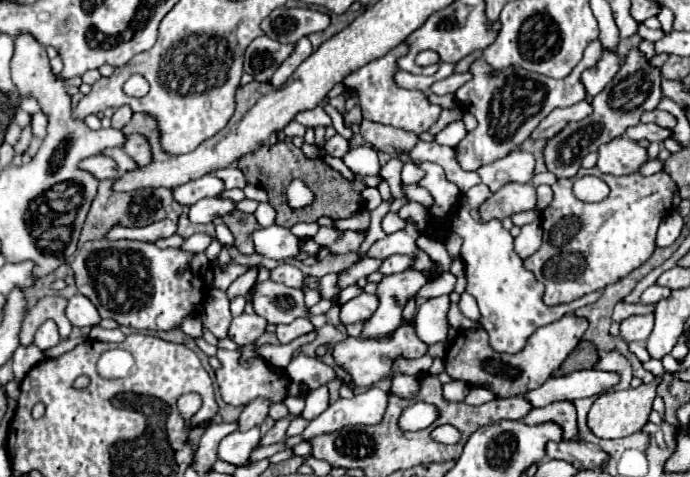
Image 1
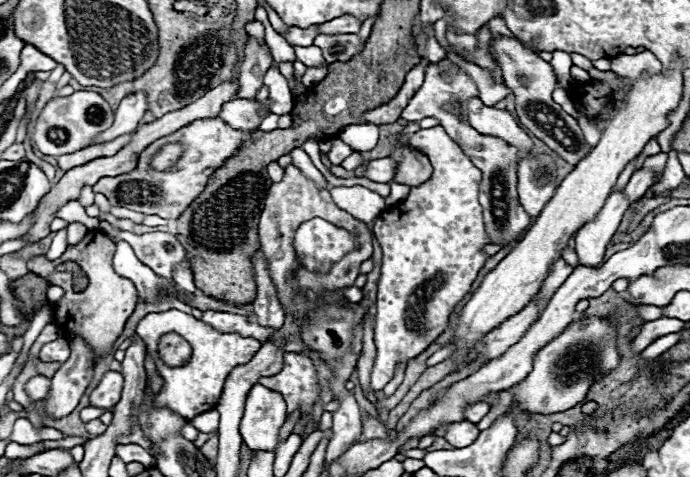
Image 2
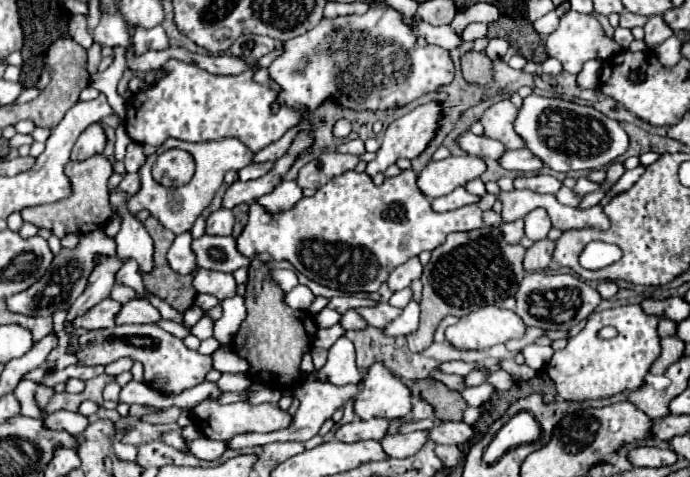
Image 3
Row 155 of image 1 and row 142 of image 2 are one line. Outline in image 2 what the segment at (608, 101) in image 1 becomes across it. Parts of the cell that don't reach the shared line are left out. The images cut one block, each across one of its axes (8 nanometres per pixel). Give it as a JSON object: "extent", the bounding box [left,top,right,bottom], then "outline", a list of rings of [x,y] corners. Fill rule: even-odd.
{"extent":[494,38,592,164],"outline":[[[496,38],[494,50],[498,52],[498,66],[502,68],[504,82],[516,96],[516,116],[518,116],[520,124],[530,134],[540,138],[548,148],[558,152],[566,162],[578,164],[580,160],[584,160],[592,148],[586,144],[576,118],[566,114],[560,108],[560,104],[556,104],[552,100],[552,92],[556,88],[556,76],[552,72],[550,64],[544,62],[538,54],[528,52],[528,48],[524,48],[518,40],[506,40],[506,38],[498,40]],[[524,80],[526,80],[526,84],[524,84]]]}

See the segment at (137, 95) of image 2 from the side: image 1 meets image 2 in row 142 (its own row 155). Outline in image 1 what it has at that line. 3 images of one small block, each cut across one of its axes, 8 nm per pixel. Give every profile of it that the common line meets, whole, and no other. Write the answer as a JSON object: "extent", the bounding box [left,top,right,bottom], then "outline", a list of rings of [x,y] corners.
{"extent":[78,154,120,180],"outline":[[[98,154],[98,156],[90,156],[90,158],[82,160],[82,164],[78,164],[78,168],[90,172],[96,180],[106,180],[106,178],[114,180],[114,178],[120,174],[116,162],[114,162],[112,158],[102,156],[102,154]]]}

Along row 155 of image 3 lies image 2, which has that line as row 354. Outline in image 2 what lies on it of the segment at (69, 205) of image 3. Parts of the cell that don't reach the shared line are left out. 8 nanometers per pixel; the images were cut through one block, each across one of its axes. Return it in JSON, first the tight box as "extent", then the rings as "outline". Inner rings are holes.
{"extent":[28,230,138,358],"outline":[[[92,230],[78,244],[70,244],[58,260],[48,260],[46,254],[40,254],[40,256],[34,256],[28,260],[30,272],[34,272],[38,276],[46,276],[54,286],[60,286],[64,290],[64,296],[56,304],[56,312],[54,312],[56,324],[62,330],[62,334],[66,332],[66,336],[70,336],[70,334],[82,336],[94,348],[96,358],[100,358],[110,348],[110,344],[122,334],[126,320],[130,318],[130,314],[134,312],[134,306],[138,304],[138,290],[136,290],[134,282],[124,276],[118,276],[114,272],[112,258],[114,258],[114,242],[106,234]],[[66,260],[74,260],[86,272],[90,284],[84,292],[72,290],[72,274],[70,272],[56,272],[56,266]]]}

